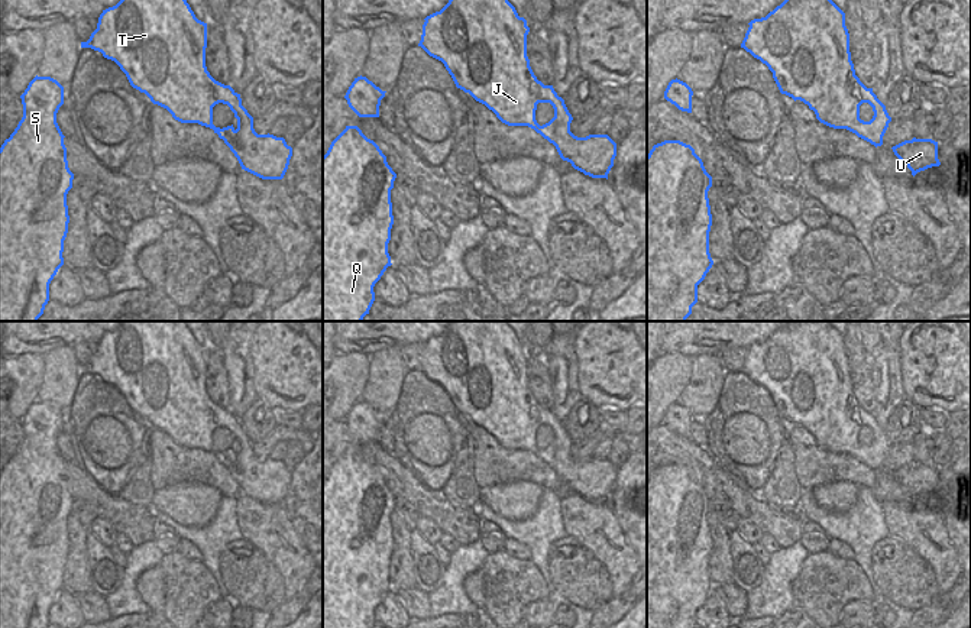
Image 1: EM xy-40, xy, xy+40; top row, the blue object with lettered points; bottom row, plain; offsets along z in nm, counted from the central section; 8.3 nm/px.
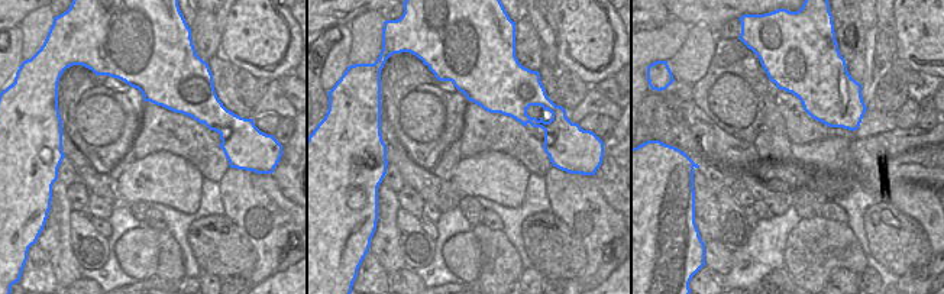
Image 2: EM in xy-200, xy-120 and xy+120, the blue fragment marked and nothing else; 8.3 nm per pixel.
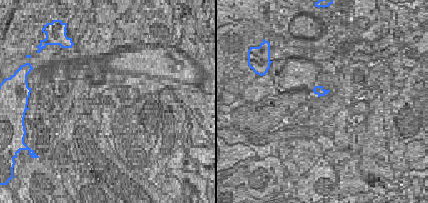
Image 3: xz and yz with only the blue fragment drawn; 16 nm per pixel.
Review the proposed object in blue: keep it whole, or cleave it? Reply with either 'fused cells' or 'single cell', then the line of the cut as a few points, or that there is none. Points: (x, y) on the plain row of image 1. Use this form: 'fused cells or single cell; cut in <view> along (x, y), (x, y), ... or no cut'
single cell; no cut

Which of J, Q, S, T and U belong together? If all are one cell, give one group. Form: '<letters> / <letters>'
J Q S T U

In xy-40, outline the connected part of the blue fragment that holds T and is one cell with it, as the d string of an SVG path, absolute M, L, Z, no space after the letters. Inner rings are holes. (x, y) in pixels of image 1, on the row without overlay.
M123 321L116 330L103 334L97 353L81 372L91 372L114 385L130 410L145 417L153 428L166 433L181 447L210 451L230 472L242 493L262 504L282 504L292 472L284 462L258 459L253 441L242 430L240 418L230 410L216 405L205 391L207 347L198 344L185 321ZM227 428L237 443L237 451L216 451L213 431Z

